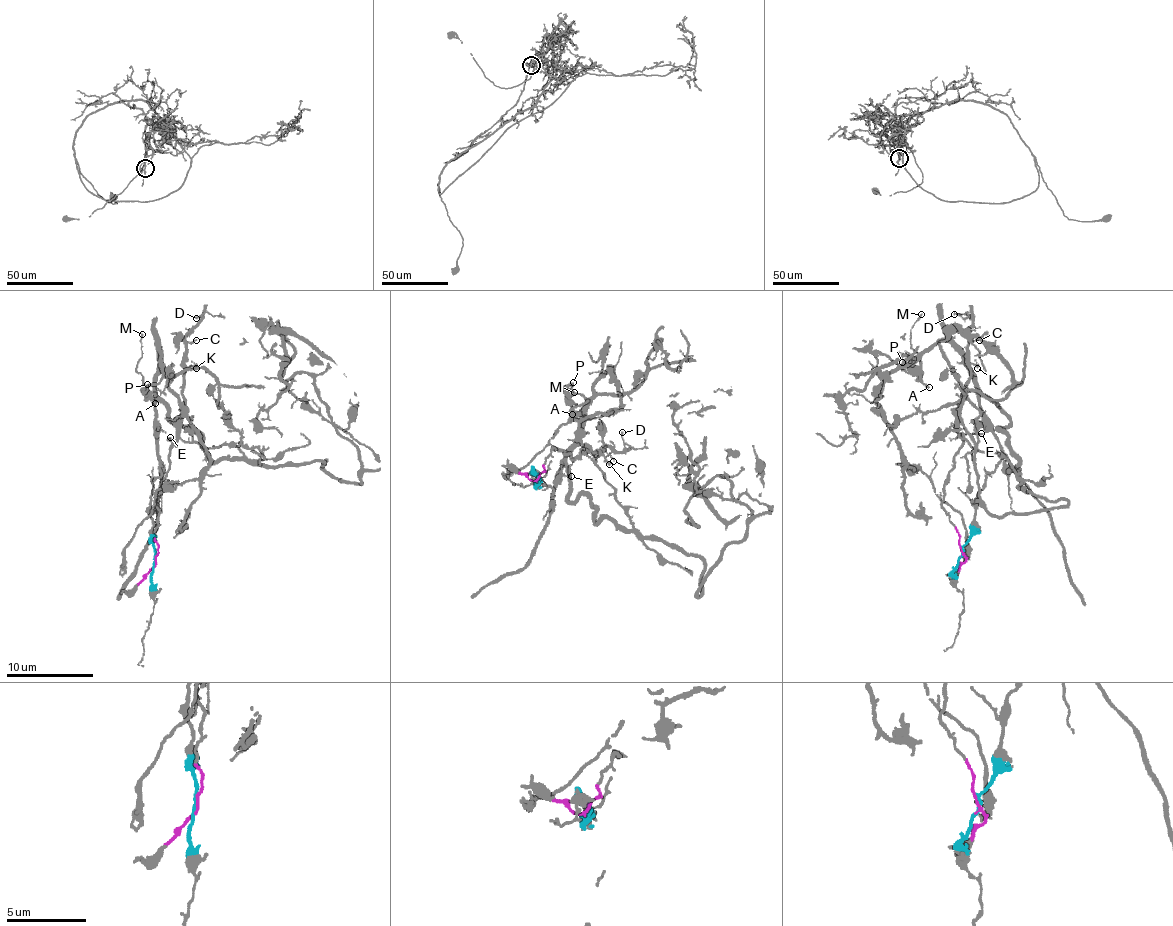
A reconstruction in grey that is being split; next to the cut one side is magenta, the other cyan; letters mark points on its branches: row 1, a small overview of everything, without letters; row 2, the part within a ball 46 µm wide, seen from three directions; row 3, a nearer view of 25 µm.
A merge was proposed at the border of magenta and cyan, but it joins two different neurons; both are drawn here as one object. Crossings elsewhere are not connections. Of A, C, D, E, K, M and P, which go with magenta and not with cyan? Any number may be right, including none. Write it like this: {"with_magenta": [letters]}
{"with_magenta": ["C", "D", "E", "K"]}

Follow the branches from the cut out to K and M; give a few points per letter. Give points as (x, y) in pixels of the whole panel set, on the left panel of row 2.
K: (155, 562), (158, 544), (156, 493), (168, 472), (170, 450), (178, 435), (184, 369), (189, 365), (197, 368)
M: (155, 562), (150, 500), (160, 474), (159, 354), (163, 374), (155, 384), (143, 383), (137, 369), (143, 333)

